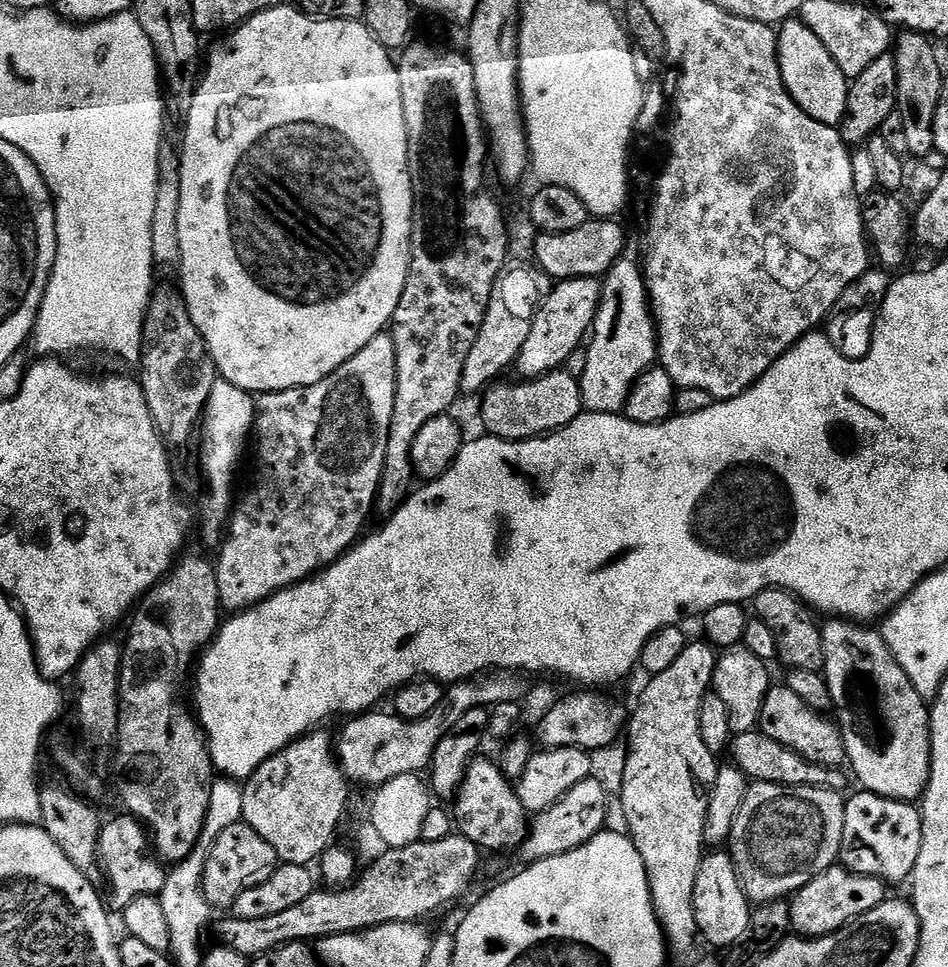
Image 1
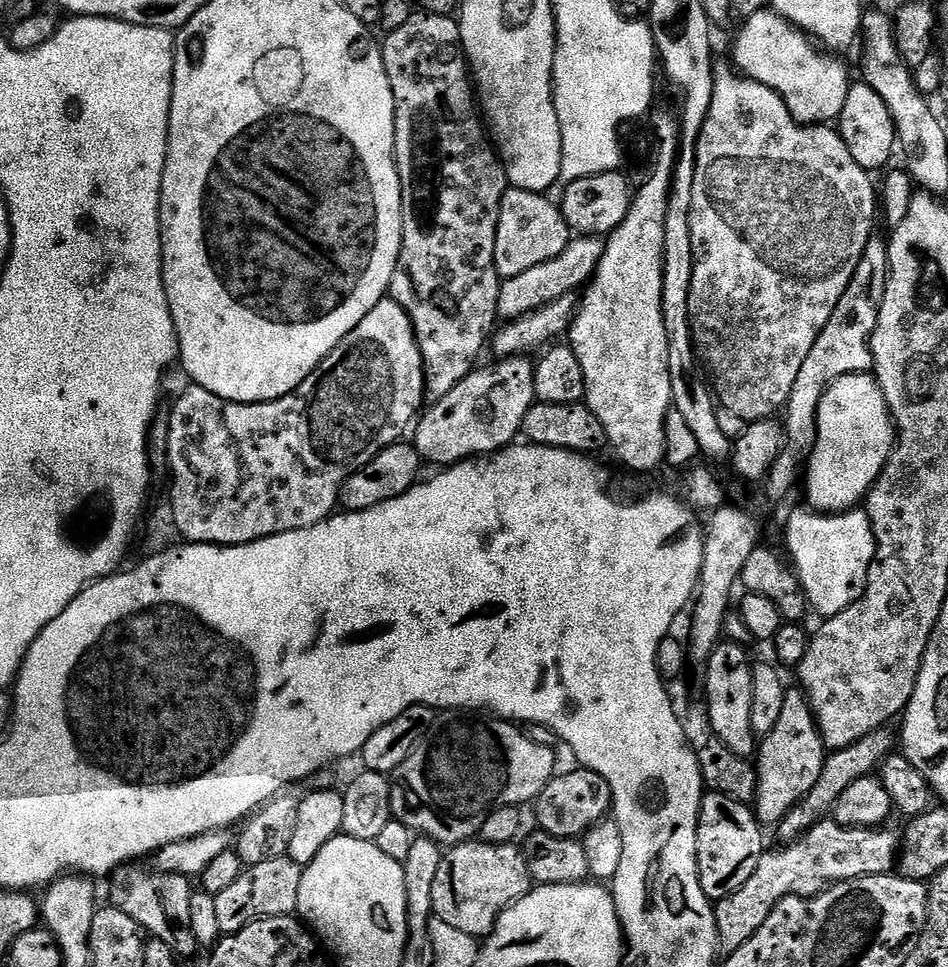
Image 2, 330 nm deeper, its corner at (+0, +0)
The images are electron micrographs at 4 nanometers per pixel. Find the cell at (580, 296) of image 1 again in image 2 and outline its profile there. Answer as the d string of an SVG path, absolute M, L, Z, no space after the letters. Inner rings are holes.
M509 356L495 362L493 368L477 367L469 372L450 394L446 394L446 398L431 405L432 412L425 411L419 417L414 428L414 447L421 461L433 460L440 464L436 466L451 466L461 460L498 452L521 435L526 414L538 400L535 394L536 364L528 356Z

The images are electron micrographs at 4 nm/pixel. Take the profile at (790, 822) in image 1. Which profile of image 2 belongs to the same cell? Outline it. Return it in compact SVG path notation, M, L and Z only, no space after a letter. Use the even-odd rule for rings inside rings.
M789 687L784 693L782 702L782 715L778 718L774 730L770 730L768 736L759 741L758 751L754 757L756 766L756 798L754 811L757 820L764 826L775 826L779 824L786 814L796 805L818 782L818 774L822 774L822 766L826 759L826 749L823 740L820 739L820 732L816 728L816 720L812 716L812 707L808 705L803 691L799 687Z

